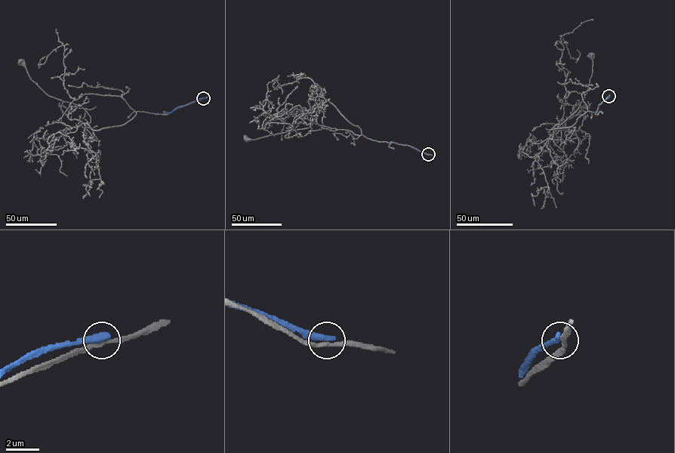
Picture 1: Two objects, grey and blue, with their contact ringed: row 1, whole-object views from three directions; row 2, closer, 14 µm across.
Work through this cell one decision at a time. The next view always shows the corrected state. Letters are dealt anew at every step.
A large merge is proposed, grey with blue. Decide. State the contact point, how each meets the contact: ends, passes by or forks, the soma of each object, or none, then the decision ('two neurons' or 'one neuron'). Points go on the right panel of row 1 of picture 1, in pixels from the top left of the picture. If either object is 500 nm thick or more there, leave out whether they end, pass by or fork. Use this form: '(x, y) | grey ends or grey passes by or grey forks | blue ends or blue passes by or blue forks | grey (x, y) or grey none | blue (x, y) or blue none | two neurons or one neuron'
(608, 96) | grey passes by | blue ends | grey (592, 55) | blue none | two neurons

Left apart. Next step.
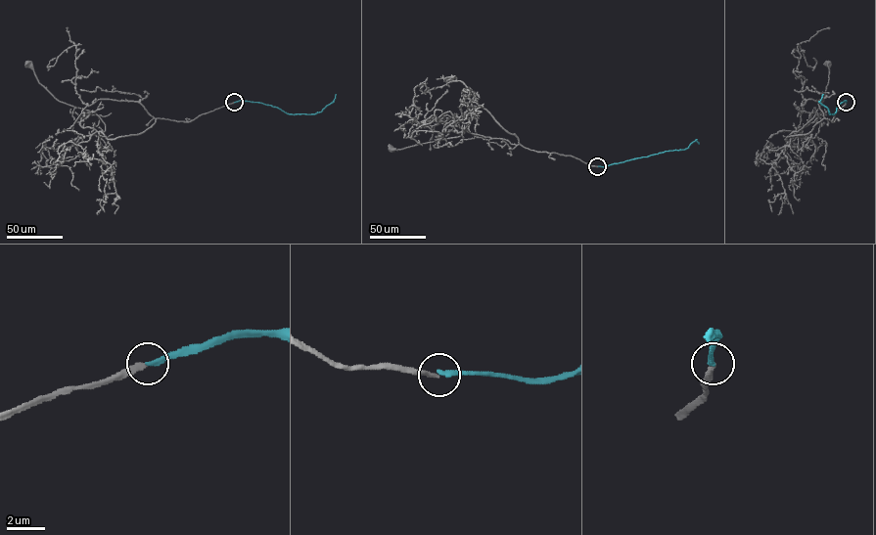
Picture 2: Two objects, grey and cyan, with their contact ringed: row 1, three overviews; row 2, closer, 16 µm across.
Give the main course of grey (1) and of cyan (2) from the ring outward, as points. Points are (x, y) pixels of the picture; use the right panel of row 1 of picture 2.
1: (846, 102), (832, 121), (824, 118), (808, 133), (785, 139), (811, 119), (820, 107), (828, 81), (828, 63)
2: (846, 102), (838, 105), (833, 114), (829, 113), (819, 102), (823, 94)

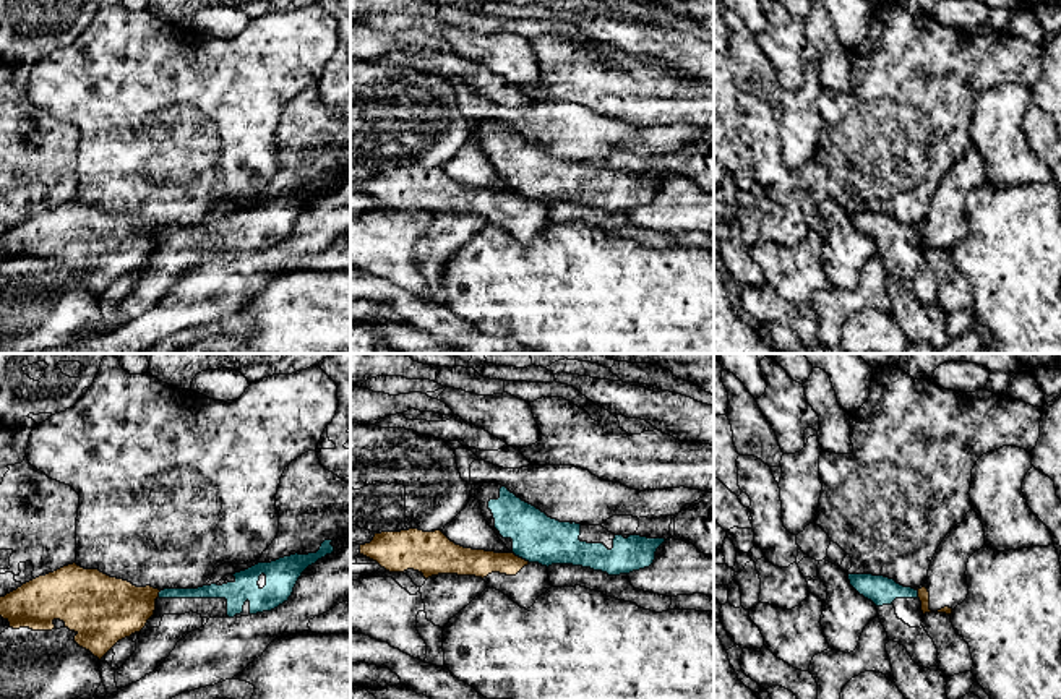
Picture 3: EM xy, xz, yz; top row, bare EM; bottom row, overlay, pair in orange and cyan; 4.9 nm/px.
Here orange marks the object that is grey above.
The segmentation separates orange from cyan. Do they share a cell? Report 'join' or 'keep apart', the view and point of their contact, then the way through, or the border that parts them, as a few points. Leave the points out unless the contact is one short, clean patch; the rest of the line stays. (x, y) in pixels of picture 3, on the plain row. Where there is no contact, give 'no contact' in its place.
keep apart; contact xz (521, 195); border xz (513, 188), (529, 200)

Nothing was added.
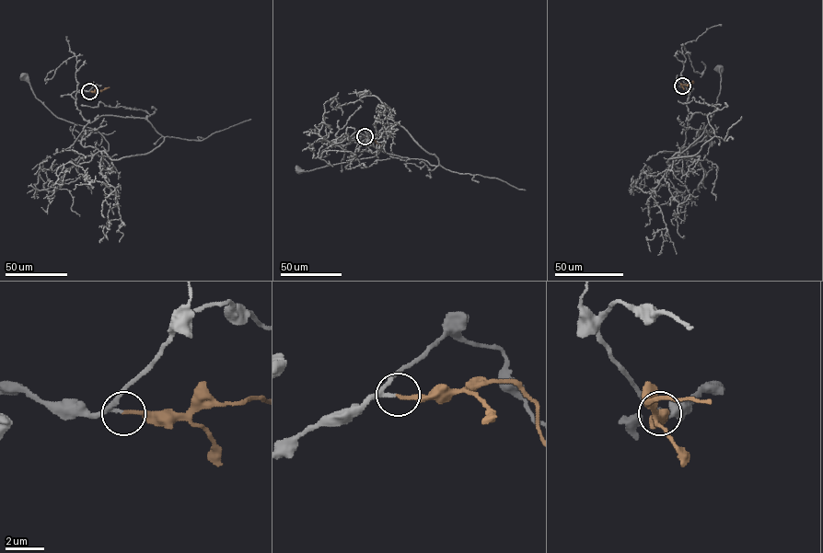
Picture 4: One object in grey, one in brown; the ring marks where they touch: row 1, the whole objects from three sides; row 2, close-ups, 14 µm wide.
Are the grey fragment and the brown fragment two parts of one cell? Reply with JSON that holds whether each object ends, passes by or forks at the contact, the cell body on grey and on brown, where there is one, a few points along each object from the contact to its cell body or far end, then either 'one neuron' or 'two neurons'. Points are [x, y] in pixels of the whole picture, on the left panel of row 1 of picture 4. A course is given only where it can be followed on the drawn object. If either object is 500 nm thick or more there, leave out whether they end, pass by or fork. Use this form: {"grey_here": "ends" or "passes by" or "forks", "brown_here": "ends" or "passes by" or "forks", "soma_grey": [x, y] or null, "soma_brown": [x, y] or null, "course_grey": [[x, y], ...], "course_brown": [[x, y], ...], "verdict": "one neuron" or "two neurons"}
{"grey_here": "passes by", "brown_here": "ends", "soma_grey": [23, 76], "soma_brown": null, "course_grey": [[89, 91], [71, 95], [86, 120], [145, 118], [164, 141], [111, 159], [98, 132], [55, 117], [23, 75]], "course_brown": [[89, 91], [110, 87]], "verdict": "one neuron"}

